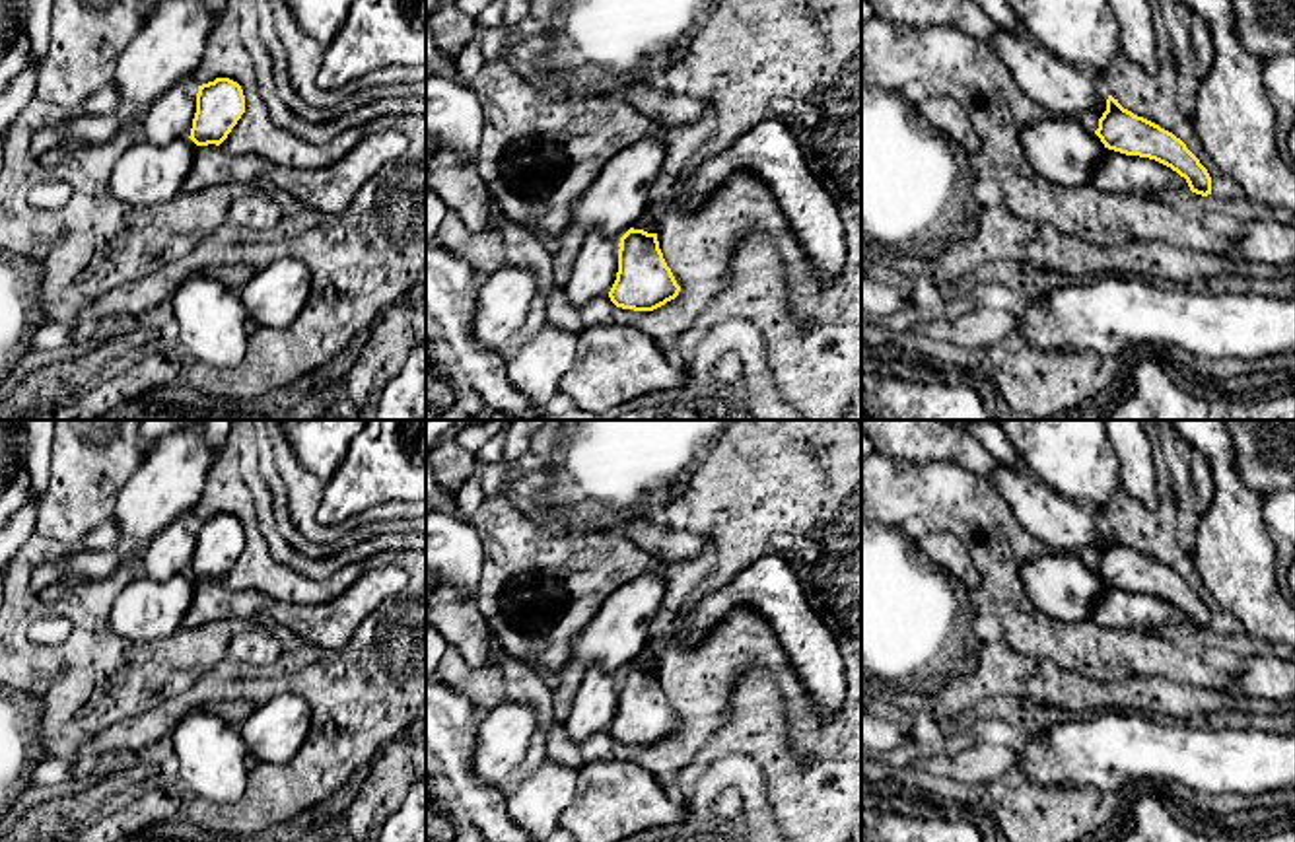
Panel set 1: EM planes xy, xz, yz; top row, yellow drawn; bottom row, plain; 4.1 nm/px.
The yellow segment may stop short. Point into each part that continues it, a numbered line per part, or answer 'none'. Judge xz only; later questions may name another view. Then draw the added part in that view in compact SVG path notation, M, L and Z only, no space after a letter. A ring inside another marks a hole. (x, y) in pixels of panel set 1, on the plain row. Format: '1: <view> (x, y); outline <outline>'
1: xz (646, 658); outline M646 648L632 663L644 665L648 669L657 669L657 659L651 648Z

